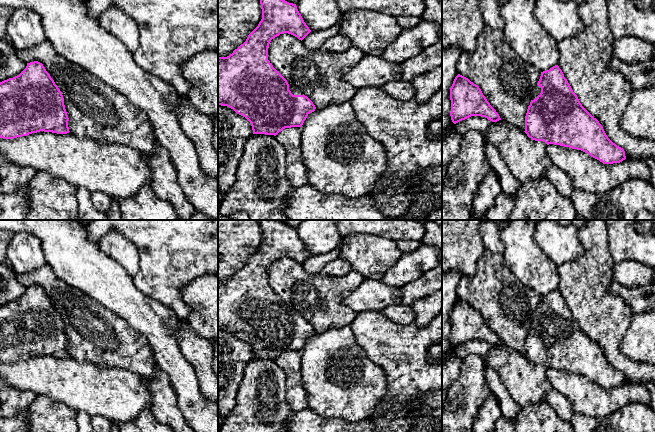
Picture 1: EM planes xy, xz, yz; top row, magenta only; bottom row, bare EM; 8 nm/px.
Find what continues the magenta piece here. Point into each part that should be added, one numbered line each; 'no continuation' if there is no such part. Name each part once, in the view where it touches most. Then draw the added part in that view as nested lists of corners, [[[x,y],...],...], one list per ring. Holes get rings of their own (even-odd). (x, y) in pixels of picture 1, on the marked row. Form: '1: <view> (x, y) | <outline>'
1: xz (293, 89) | [[[290,83],[288,84],[289,84],[289,90],[291,91],[293,95],[303,95],[303,93],[301,93],[295,86],[293,86]]]

